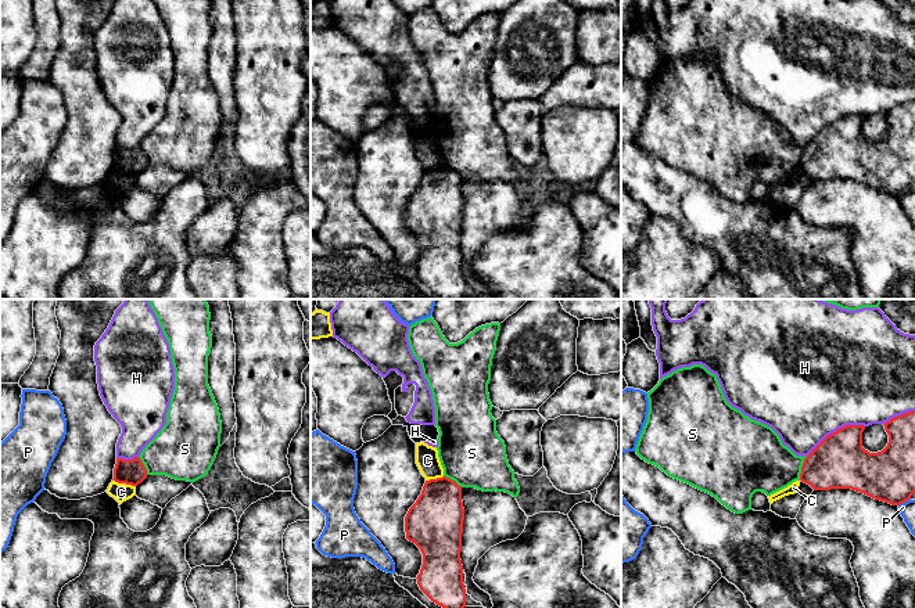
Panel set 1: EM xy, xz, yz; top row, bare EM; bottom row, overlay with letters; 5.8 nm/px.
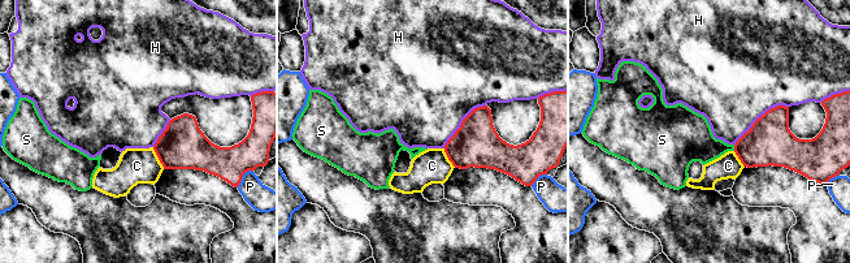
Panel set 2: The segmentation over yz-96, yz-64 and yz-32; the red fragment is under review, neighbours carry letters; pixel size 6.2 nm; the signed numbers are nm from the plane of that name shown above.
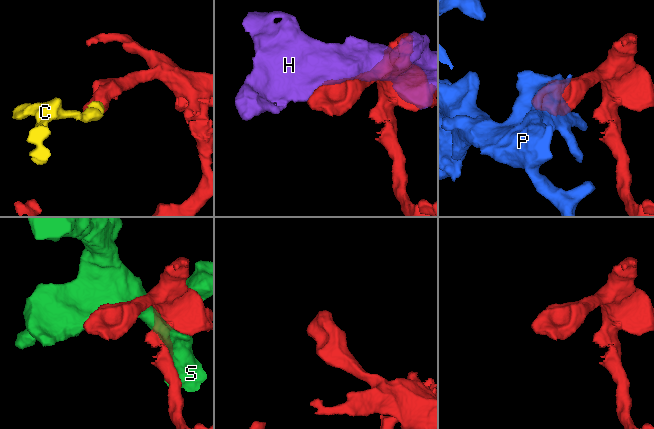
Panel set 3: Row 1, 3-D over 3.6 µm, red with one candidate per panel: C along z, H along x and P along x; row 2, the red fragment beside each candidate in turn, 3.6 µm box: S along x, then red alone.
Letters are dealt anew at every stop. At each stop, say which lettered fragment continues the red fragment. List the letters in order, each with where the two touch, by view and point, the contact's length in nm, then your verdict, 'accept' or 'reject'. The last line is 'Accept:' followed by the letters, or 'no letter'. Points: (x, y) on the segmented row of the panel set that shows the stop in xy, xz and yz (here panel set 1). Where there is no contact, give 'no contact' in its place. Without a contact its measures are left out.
C: xy (124, 482) | 140 nm | reject
H: yz (836, 431) | 380 nm | reject
P: yz (904, 502) | 90 nm | reject
S: yz (802, 468) | 150 nm | reject
Accept: no letter

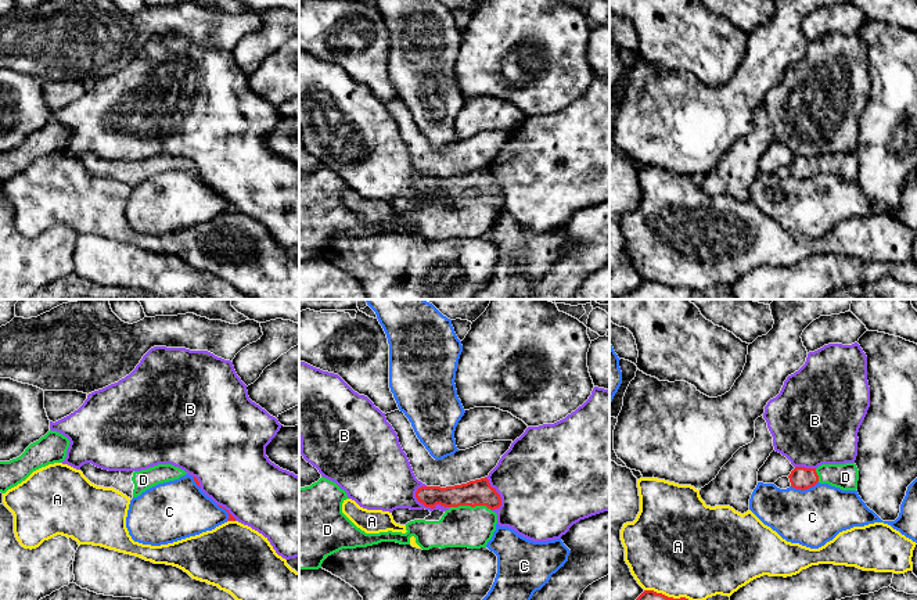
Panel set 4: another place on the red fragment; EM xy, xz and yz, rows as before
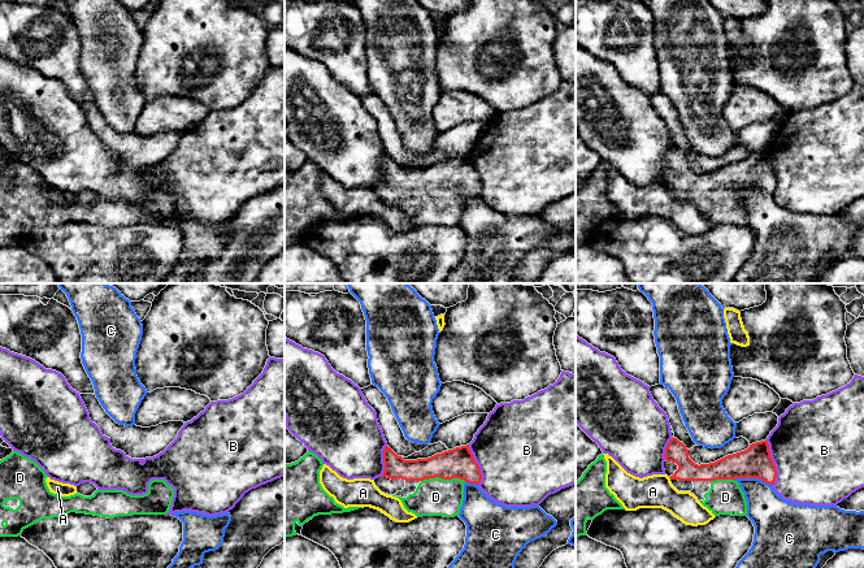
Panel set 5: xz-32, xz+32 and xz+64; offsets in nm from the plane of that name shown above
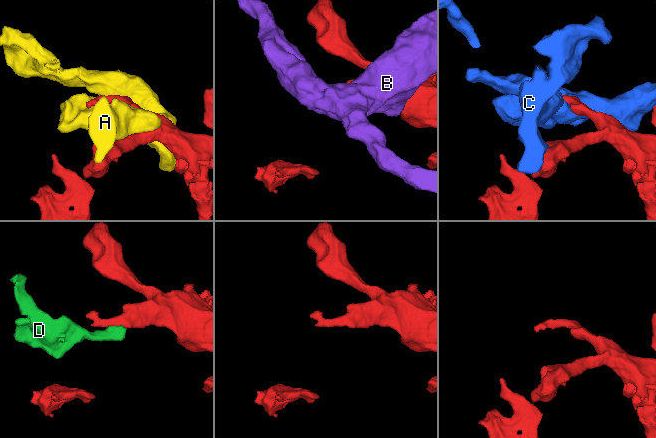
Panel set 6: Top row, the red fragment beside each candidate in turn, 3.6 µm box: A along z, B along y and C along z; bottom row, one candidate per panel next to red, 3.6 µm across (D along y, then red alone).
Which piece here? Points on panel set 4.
A: yz (666, 596) | 280 nm | reject
B: xz (430, 506) | 220 nm | reject
C: yz (804, 489) | 160 nm | reject
D: xz (471, 506) | 240 nm | accept
Accept: D

